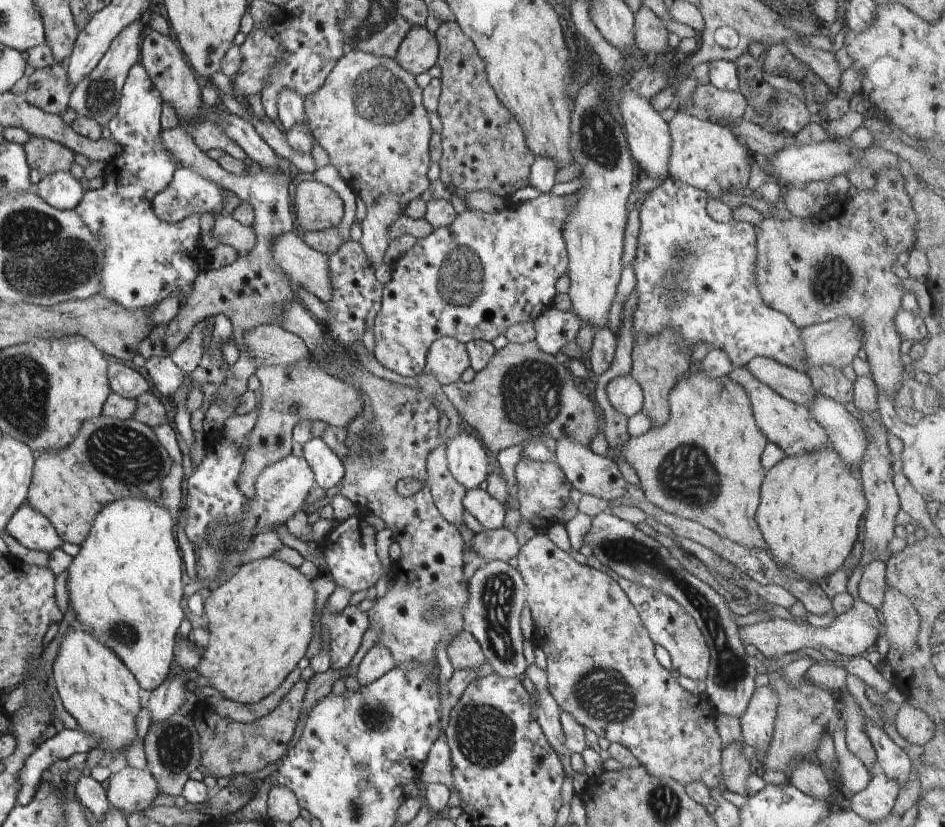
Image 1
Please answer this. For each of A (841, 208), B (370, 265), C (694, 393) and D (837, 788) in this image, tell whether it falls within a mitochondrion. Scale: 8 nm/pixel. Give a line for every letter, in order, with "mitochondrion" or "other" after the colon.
A: other
B: other
C: other
D: other

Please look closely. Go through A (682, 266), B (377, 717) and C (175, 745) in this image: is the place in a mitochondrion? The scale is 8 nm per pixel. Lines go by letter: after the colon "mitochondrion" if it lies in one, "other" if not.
A: mitochondrion
B: mitochondrion
C: mitochondrion

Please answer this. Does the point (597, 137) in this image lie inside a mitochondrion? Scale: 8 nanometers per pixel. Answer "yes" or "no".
yes

